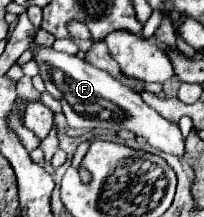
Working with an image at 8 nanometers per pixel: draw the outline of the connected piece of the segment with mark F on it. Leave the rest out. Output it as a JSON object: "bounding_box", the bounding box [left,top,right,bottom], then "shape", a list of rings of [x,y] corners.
{"bounding_box":[31,44,185,156],"shape":[[[31,44],[31,50],[33,50],[35,62],[39,64],[45,88],[49,90],[49,94],[53,94],[61,102],[63,114],[71,128],[89,128],[89,130],[93,130],[93,128],[113,128],[113,130],[127,128],[127,130],[135,132],[137,136],[143,136],[151,146],[159,148],[163,152],[169,152],[173,156],[185,154],[185,142],[181,138],[179,126],[171,124],[159,112],[149,108],[141,100],[141,96],[137,92],[133,92],[129,86],[123,86],[111,74],[91,66],[89,62],[81,60],[79,56],[57,52],[53,48],[37,50],[35,44]]]}

